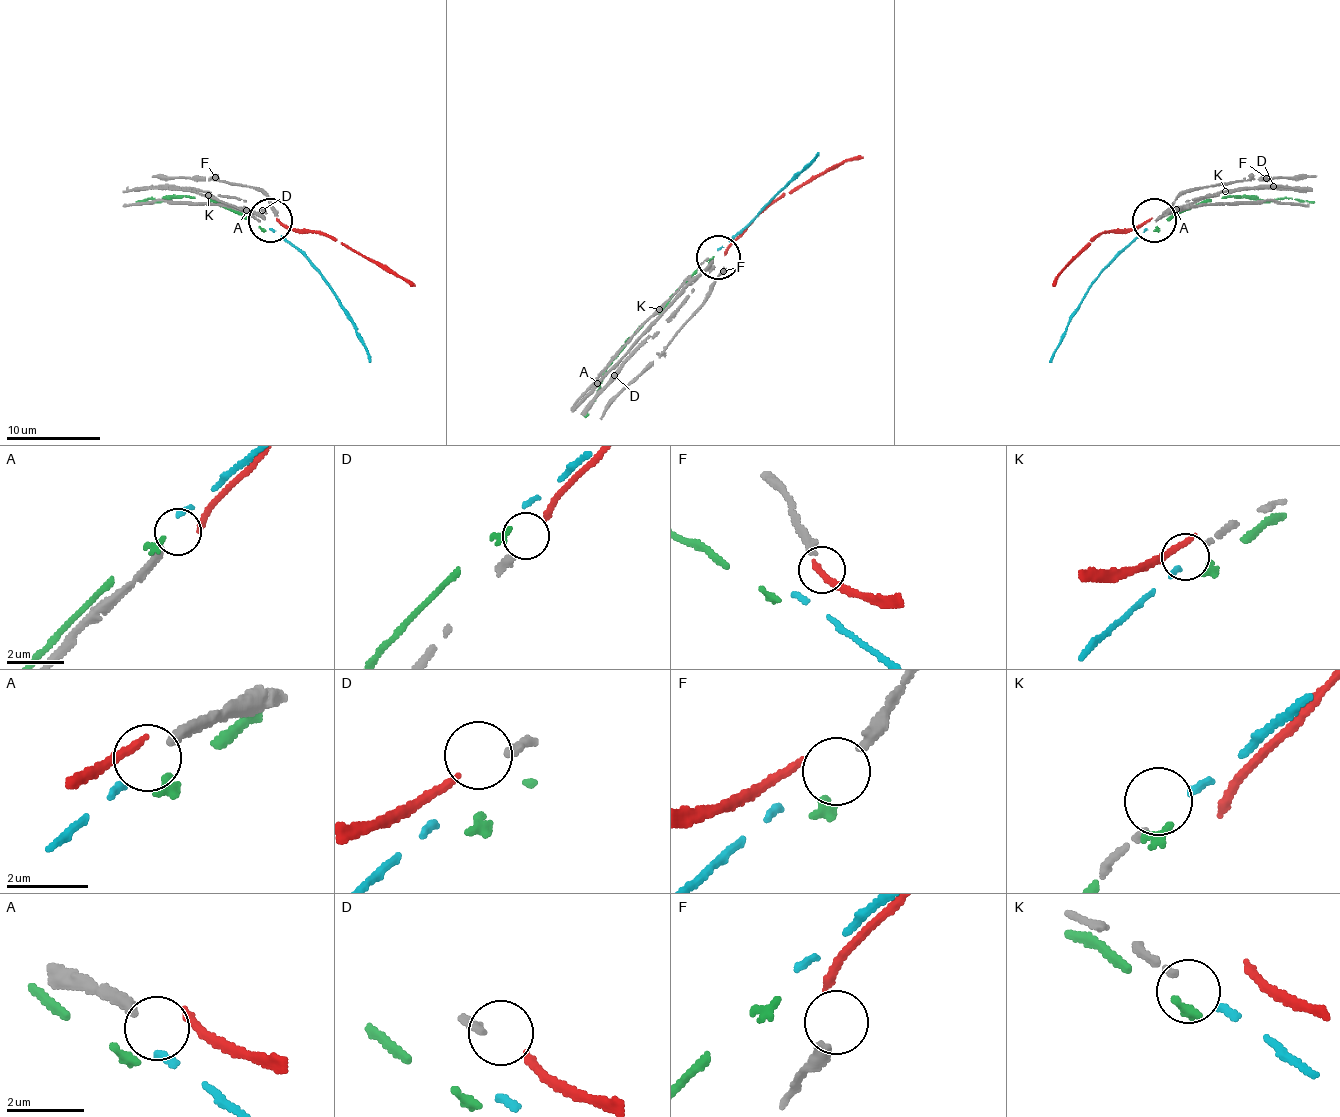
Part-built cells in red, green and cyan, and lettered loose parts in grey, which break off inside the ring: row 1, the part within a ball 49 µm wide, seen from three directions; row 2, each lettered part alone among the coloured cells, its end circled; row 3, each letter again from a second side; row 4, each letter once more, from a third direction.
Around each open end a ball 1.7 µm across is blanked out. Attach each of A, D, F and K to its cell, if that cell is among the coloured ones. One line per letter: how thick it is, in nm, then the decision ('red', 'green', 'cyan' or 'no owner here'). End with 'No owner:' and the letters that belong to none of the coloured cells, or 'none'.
A: 280 nm | no owner here
D: 240 nm | red
F: 320 nm | no owner here
K: 140 nm | cyan
No owner: A, F

